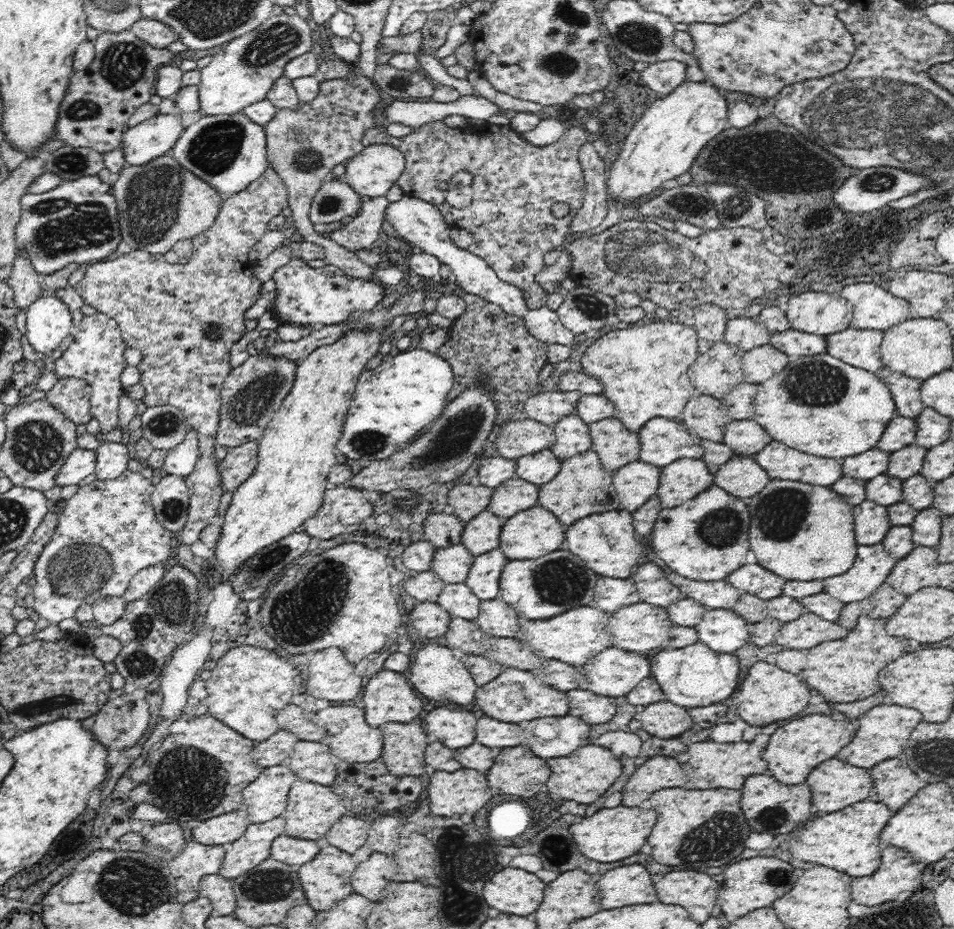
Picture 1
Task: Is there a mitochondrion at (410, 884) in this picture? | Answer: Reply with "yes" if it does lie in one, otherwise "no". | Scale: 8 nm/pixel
no

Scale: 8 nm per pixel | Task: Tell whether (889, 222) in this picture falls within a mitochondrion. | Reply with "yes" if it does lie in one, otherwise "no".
no

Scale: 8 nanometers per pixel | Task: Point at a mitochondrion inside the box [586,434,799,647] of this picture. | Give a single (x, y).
(722, 526)

